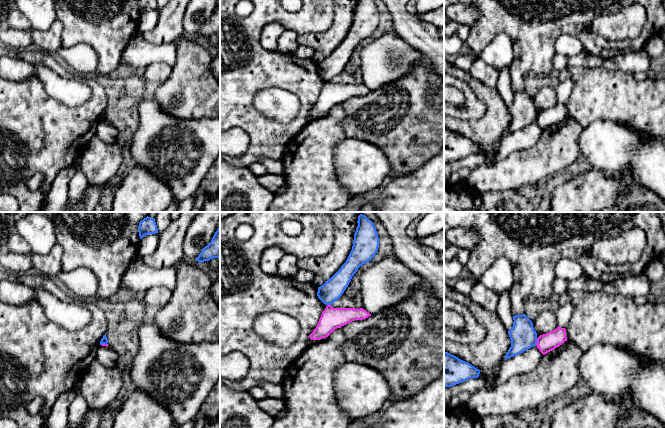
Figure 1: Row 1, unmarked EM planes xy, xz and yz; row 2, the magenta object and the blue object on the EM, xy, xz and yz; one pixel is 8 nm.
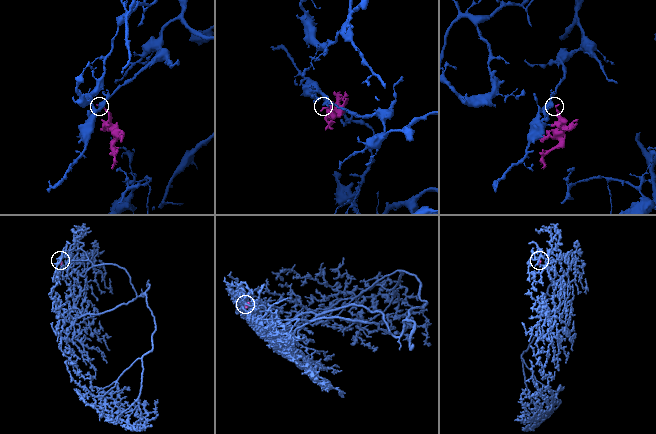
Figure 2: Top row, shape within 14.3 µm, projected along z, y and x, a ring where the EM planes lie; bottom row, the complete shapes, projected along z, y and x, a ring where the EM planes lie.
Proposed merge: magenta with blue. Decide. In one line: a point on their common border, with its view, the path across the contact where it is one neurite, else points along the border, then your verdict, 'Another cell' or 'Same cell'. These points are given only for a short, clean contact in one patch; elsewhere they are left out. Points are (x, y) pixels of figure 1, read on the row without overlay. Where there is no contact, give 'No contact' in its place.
Touches magenta at yz (537, 118). Boundary: yz (537, 114), (535, 121). Another cell

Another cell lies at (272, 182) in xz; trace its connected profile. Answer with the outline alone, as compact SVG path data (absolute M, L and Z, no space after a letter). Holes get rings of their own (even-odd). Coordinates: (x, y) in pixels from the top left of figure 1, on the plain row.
M266 173L258 176L258 182L272 193L276 193L285 183L284 177L276 174Z

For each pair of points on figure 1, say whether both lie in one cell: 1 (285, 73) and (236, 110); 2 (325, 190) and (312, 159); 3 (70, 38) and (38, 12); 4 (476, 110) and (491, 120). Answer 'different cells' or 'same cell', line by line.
1: same cell
2: same cell
3: different cells
4: different cells

